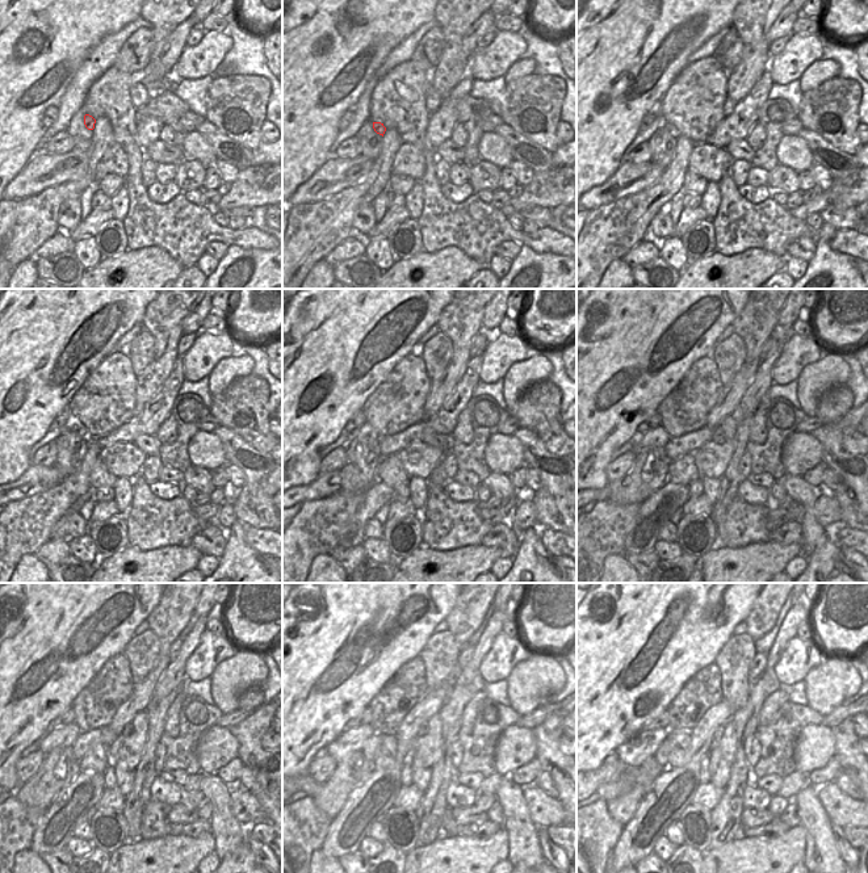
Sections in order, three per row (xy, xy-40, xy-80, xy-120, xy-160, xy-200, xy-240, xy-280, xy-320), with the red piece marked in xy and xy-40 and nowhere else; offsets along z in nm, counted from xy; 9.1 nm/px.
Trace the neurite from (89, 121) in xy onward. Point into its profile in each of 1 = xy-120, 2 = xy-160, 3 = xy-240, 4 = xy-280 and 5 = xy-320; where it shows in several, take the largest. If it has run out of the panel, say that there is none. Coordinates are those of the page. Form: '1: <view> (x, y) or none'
1: xy-120 (72, 424)
2: xy-160 (365, 432)
3: xy-240 (65, 735)
4: xy-280 (352, 739)
5: xy-320 (640, 747)

